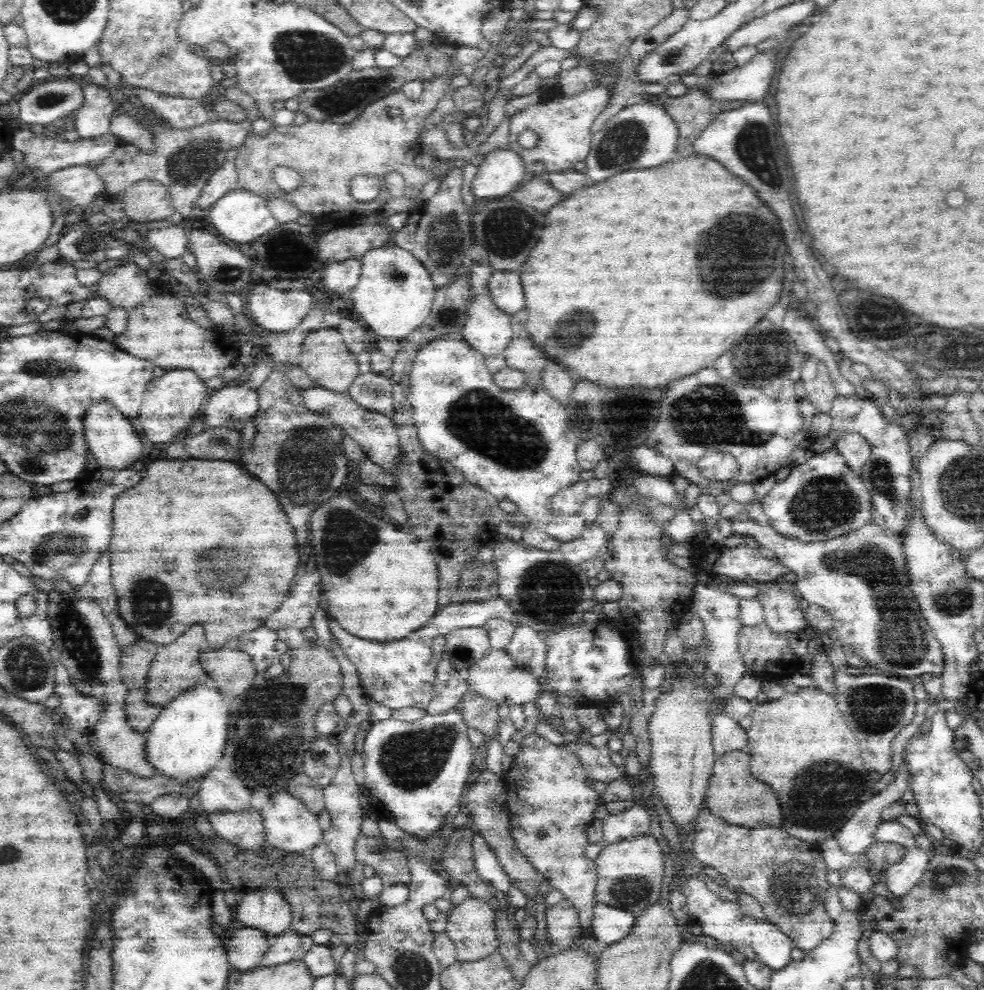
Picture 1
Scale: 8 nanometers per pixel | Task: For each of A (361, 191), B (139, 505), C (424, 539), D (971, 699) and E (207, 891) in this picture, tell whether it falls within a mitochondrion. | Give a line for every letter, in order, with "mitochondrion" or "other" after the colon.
A: other
B: other
C: other
D: other
E: other

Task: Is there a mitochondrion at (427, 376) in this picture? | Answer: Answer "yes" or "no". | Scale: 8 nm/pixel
no

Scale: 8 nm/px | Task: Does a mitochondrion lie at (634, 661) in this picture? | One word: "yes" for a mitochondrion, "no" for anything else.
no

